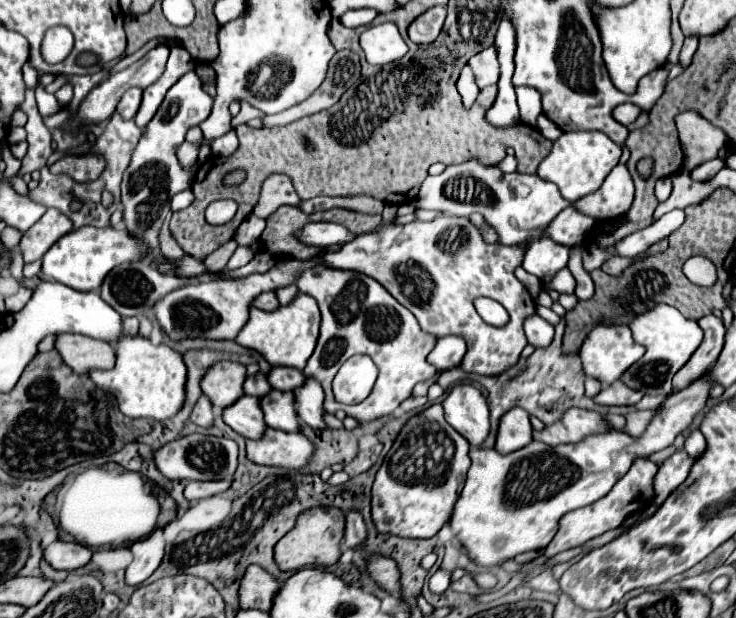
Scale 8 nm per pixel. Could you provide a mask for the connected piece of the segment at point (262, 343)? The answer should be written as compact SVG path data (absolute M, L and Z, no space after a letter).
M299 292L295 300L291 300L287 306L279 306L273 312L251 308L249 320L235 340L245 348L251 348L263 354L263 358L269 364L283 364L283 366L293 366L303 370L309 356L313 354L313 348L319 336L319 322L321 322L321 314L319 314L317 302L311 300L311 296Z

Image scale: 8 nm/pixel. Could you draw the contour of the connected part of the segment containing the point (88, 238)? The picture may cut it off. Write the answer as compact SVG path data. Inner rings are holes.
M83 226L79 230L69 232L67 236L63 236L63 240L59 240L59 244L55 244L55 248L51 248L51 252L47 252L47 256L43 256L41 276L47 280L61 282L79 292L91 292L101 286L103 278L115 266L119 266L123 262L135 262L135 260L155 264L155 260L149 258L149 246L143 240L131 236L125 230L117 230L113 226L109 226L109 228Z

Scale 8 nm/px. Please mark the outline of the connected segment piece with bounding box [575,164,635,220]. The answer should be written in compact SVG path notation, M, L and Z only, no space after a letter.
M619 164L603 182L603 186L577 200L575 206L587 214L587 216L595 216L597 220L611 220L611 218L619 218L623 214L627 214L627 210L633 204L633 180L631 174L627 170L625 164Z

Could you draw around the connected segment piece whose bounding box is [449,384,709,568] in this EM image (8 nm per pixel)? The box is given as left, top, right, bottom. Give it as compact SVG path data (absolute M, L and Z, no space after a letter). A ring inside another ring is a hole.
M691 384L689 388L677 392L675 396L671 396L671 400L667 400L663 412L655 414L655 418L649 422L649 426L639 438L633 438L627 432L603 432L585 436L577 444L559 444L555 448L539 442L529 442L521 450L515 450L505 456L495 452L493 448L471 448L471 468L467 472L467 482L449 518L449 526L455 538L463 544L471 560L487 568L499 566L503 560L515 558L517 554L545 548L553 540L557 532L557 522L563 514L601 500L609 494L617 480L621 480L629 472L637 458L649 458L653 452L671 446L675 436L691 424L695 412L705 406L707 394L709 384Z

